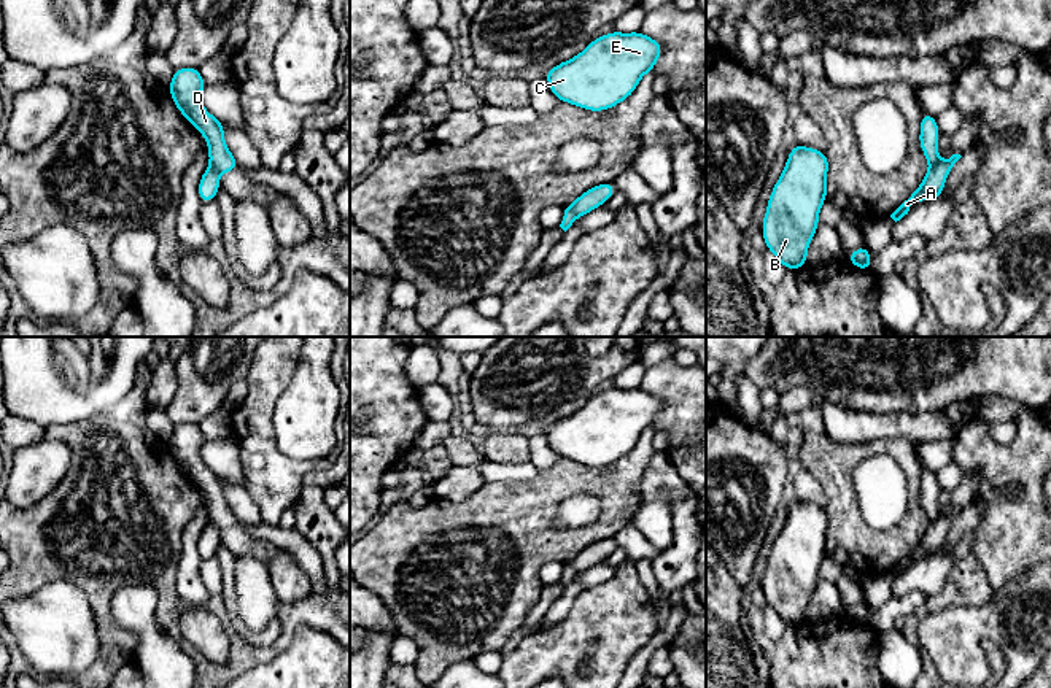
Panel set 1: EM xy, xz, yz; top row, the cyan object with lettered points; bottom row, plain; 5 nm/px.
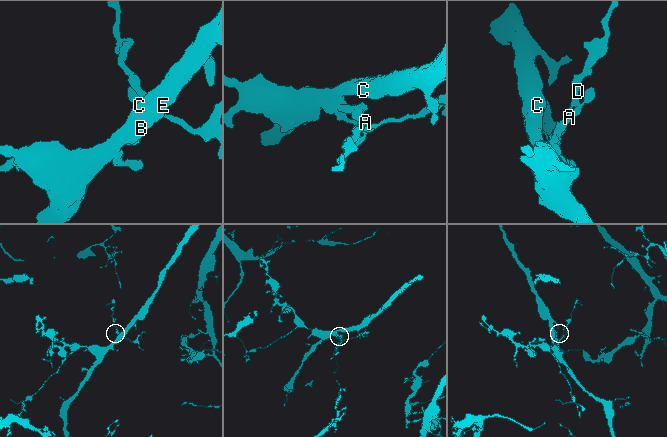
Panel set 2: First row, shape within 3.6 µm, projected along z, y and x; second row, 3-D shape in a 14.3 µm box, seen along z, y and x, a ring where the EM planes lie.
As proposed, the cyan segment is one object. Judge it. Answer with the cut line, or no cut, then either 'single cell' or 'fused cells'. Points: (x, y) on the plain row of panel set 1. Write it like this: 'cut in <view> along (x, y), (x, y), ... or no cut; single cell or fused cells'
cut in xy along (210, 520), (220, 528); fused cells

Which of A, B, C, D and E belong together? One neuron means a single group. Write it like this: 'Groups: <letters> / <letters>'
Groups: A B C E / D

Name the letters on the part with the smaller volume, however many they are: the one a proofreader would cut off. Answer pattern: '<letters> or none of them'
D

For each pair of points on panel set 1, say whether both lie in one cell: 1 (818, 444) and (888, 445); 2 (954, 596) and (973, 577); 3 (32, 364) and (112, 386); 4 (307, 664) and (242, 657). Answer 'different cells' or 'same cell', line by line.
1: same cell
2: same cell
3: same cell
4: different cells

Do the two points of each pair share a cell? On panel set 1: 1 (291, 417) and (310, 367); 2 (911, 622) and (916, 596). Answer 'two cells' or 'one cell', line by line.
1: one cell
2: two cells

